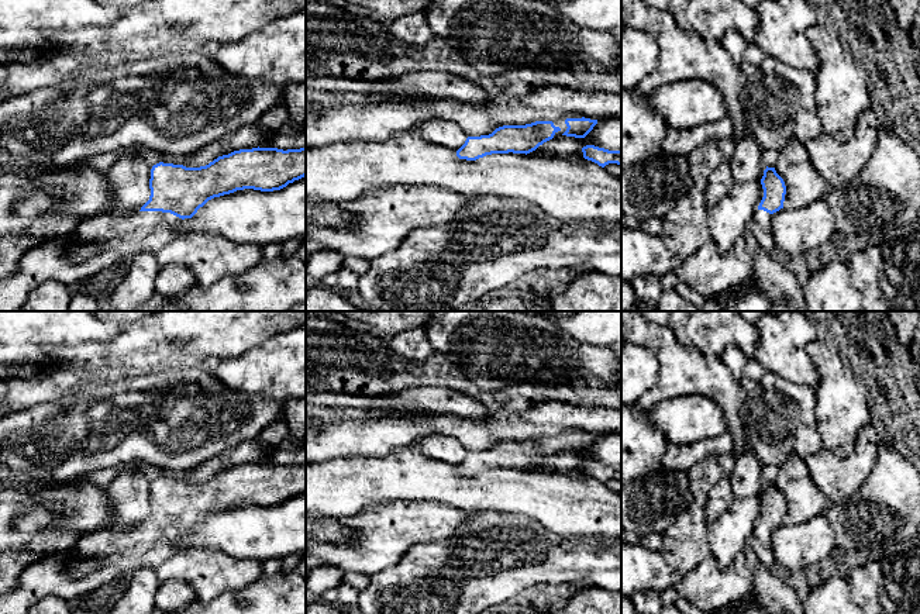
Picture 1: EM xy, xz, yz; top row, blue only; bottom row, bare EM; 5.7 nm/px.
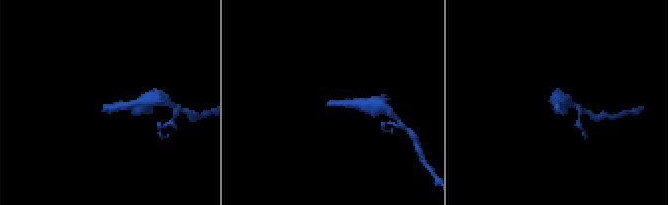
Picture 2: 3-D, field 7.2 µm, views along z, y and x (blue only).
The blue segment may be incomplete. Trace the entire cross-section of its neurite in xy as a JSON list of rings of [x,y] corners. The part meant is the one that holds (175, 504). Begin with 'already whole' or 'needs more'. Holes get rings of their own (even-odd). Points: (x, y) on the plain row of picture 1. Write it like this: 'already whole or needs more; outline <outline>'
needs more; outline [[[252,463],[240,465],[218,472],[200,483],[159,477],[151,484],[149,515],[139,527],[131,528],[125,535],[113,537],[108,527],[82,532],[73,551],[68,556],[48,556],[31,563],[20,576],[18,586],[0,596],[0,614],[27,614],[28,610],[48,596],[55,596],[70,603],[73,599],[87,594],[101,594],[116,587],[137,568],[156,569],[170,556],[182,551],[183,535],[192,534],[209,515],[237,506],[254,504],[273,507],[306,491],[306,463],[278,465]],[[87,559],[96,568],[87,576],[73,576],[72,565]]]

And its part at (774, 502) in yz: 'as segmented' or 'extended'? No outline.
extended

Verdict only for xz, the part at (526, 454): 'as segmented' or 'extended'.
extended

